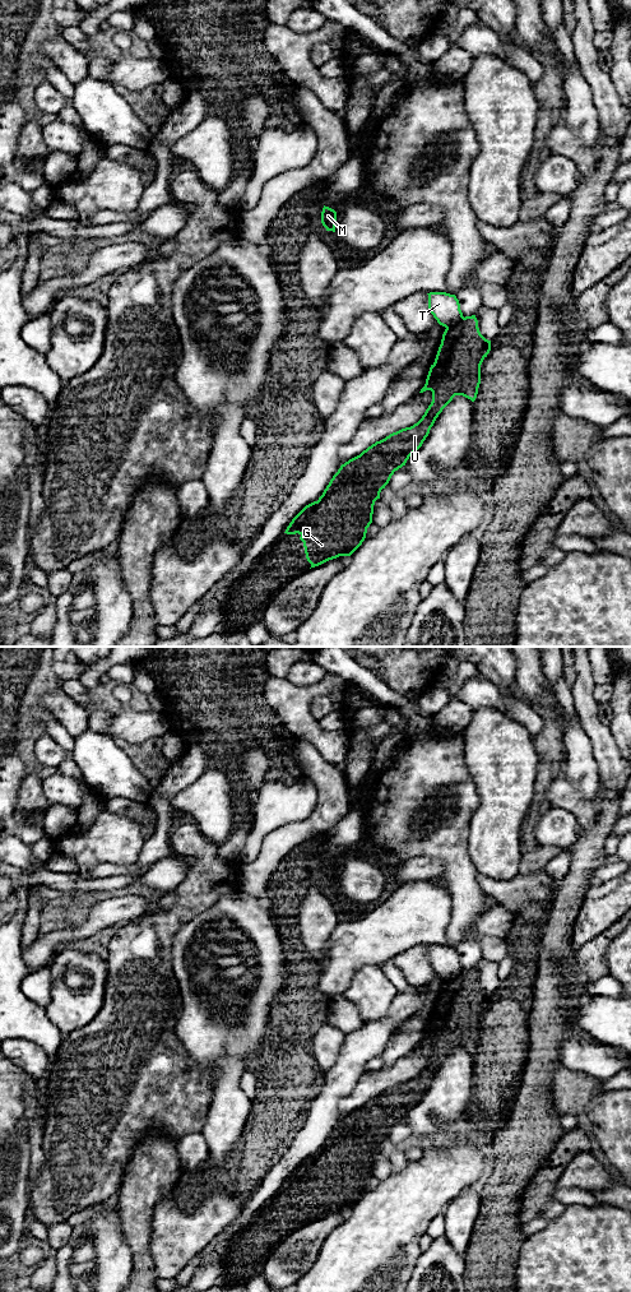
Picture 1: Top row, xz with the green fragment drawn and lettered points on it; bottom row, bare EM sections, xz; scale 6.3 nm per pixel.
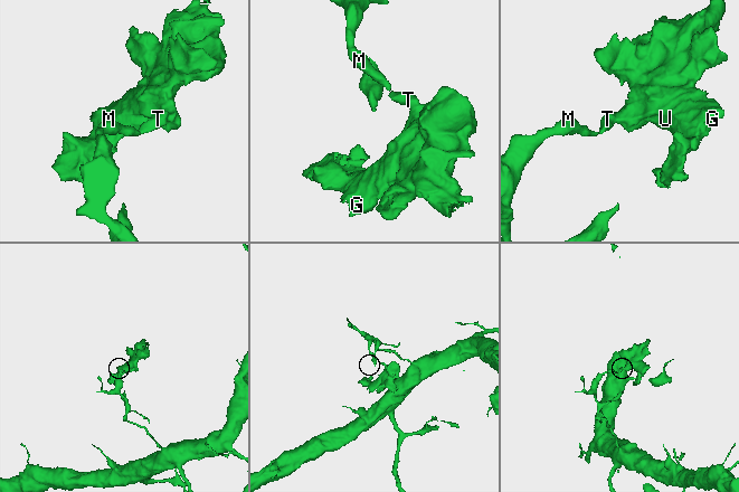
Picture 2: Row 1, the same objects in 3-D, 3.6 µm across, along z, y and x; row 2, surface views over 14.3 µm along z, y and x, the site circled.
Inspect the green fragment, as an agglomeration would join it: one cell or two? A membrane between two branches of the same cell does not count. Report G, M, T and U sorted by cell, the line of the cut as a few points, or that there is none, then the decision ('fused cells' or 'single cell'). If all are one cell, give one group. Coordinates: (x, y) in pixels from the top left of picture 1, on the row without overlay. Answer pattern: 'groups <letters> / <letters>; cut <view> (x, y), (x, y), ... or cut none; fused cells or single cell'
groups G U / M T; cut xz (463, 969), (446, 981); fused cells

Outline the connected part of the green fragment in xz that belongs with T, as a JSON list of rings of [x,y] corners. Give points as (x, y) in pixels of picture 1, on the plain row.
[[[430,945],[427,948],[428,962],[440,978],[447,981],[464,971],[455,948],[446,945]]]

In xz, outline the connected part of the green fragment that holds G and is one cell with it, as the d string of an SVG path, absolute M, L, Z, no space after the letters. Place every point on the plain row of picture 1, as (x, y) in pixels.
M475 968L445 982L419 1045L432 1045L432 1055L422 1071L342 1117L319 1153L306 1158L287 1180L284 1186L301 1189L311 1221L351 1209L362 1198L381 1143L422 1099L442 1062L455 1048L475 1053L481 1018L490 1004L491 994L481 987Z

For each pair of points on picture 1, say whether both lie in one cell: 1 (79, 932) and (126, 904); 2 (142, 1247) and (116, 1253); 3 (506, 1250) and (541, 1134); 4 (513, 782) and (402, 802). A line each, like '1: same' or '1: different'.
1: same
2: different
3: same
4: different

